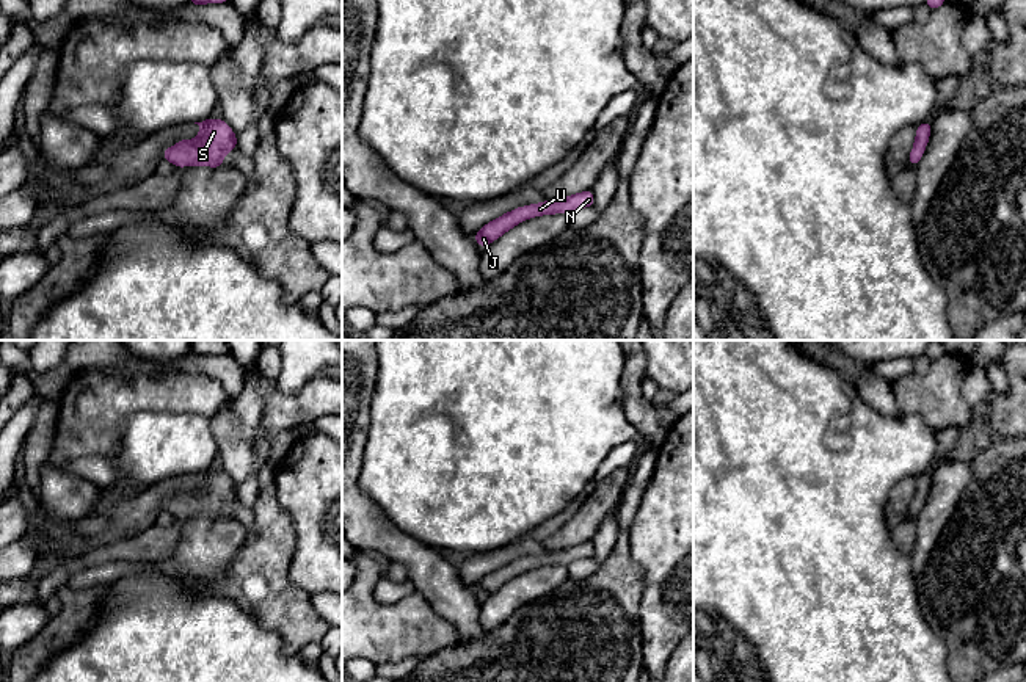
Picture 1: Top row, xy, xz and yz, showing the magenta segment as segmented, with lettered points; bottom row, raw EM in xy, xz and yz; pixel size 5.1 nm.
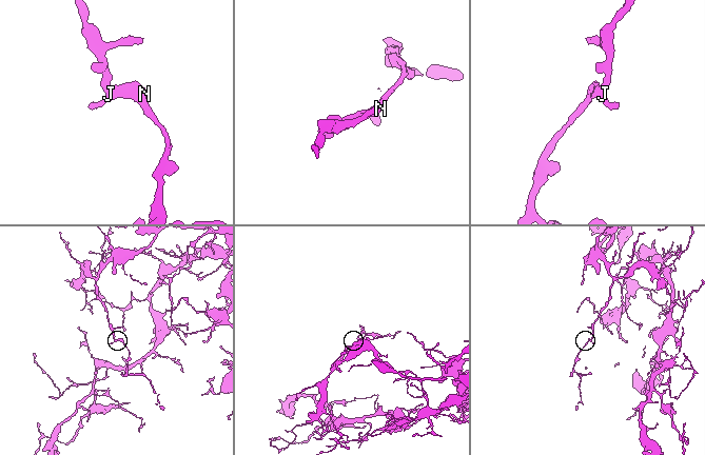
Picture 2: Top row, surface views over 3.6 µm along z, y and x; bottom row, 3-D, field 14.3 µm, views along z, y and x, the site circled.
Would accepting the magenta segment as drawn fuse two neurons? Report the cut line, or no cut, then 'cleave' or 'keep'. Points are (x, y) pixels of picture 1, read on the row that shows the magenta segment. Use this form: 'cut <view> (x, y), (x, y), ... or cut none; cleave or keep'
cut none; keep

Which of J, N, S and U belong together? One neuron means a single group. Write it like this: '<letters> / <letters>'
J N S U

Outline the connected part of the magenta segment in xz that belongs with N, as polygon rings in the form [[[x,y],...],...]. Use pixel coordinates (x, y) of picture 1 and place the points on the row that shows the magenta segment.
[[[591,190],[557,199],[557,201],[544,201],[541,204],[530,204],[527,207],[518,207],[494,221],[485,224],[475,235],[474,240],[480,248],[488,246],[496,238],[504,235],[513,226],[522,223],[527,218],[540,216],[540,215],[552,215],[552,213],[565,213],[568,215],[571,210],[593,207],[595,194]]]

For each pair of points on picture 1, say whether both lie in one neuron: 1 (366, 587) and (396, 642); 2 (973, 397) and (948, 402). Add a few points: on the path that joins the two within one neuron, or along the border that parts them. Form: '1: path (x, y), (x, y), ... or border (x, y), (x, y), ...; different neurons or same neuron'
1: path (366, 601), (366, 612), (382, 627); same neuron
2: border (971, 362), (962, 386), (962, 397), (970, 406); different neurons

